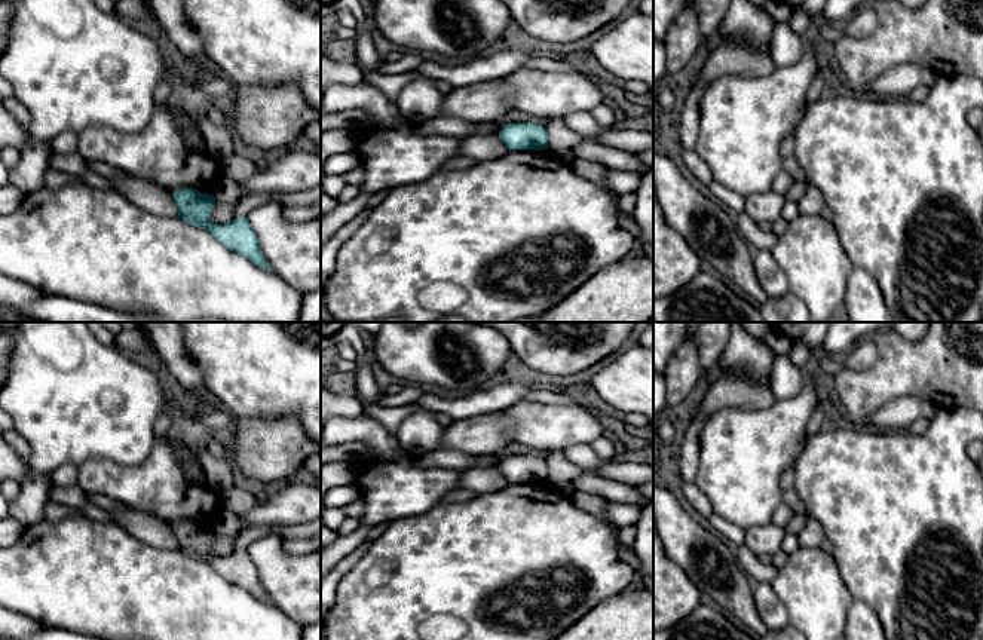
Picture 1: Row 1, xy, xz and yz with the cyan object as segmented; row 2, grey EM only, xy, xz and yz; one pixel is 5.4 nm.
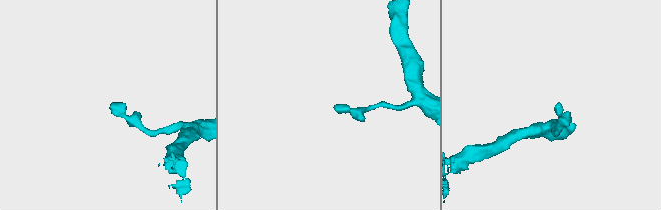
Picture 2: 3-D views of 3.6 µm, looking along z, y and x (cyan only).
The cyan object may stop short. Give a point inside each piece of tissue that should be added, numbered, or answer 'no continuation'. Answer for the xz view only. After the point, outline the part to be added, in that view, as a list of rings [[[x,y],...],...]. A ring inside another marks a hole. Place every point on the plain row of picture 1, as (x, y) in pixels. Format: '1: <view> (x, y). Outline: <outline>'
no continuation

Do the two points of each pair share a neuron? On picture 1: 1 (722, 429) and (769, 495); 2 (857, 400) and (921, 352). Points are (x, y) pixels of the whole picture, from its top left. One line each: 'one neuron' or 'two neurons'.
1: one neuron
2: one neuron

